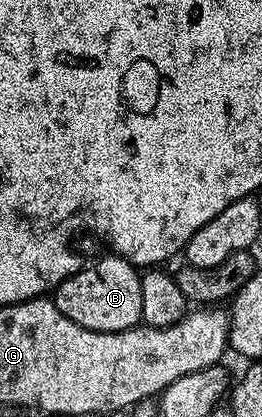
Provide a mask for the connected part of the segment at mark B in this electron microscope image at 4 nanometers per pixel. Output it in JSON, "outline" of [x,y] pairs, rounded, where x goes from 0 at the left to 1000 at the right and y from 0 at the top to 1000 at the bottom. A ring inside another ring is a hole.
{"outline":[[[408,607],[397,621],[366,631],[305,638],[290,659],[271,659],[233,686],[202,700],[202,724],[263,770],[309,779],[324,789],[359,794],[489,794],[496,784],[534,782],[546,753],[538,751],[538,683],[546,671],[511,631],[435,607]]]}

